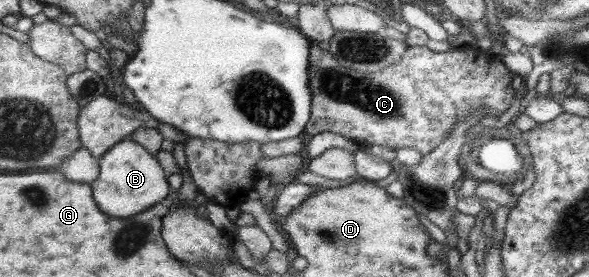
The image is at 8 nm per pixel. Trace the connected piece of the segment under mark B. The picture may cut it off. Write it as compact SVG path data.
M129 138L117 142L99 161L99 175L91 182L93 199L99 209L111 217L131 217L137 215L159 201L167 201L169 183L167 174L143 146Z

